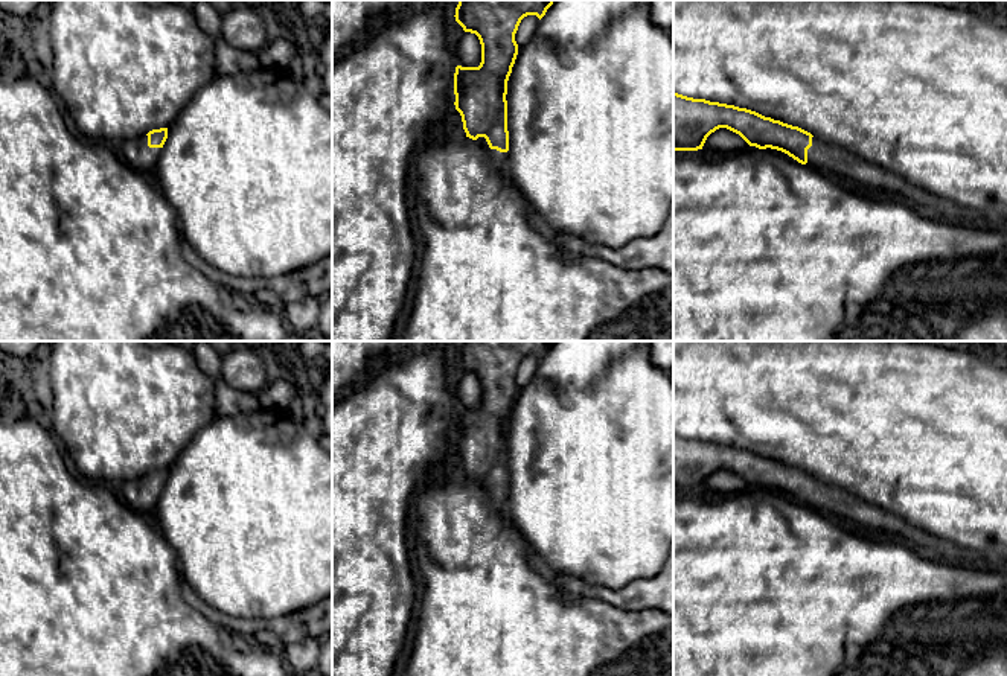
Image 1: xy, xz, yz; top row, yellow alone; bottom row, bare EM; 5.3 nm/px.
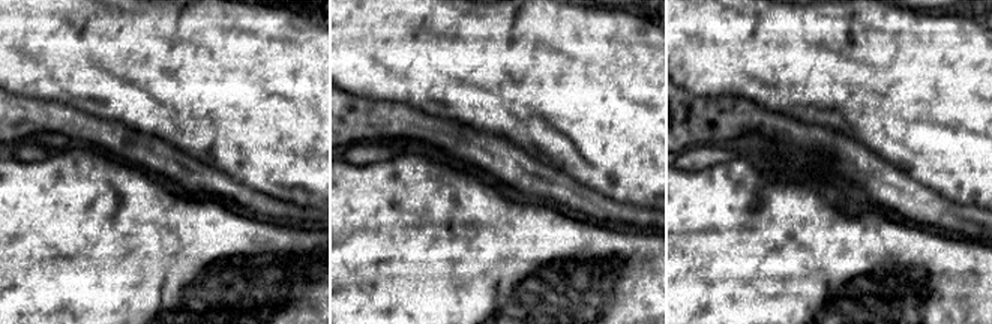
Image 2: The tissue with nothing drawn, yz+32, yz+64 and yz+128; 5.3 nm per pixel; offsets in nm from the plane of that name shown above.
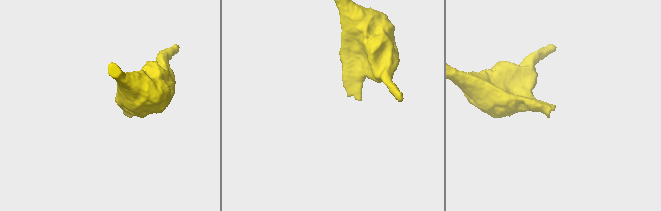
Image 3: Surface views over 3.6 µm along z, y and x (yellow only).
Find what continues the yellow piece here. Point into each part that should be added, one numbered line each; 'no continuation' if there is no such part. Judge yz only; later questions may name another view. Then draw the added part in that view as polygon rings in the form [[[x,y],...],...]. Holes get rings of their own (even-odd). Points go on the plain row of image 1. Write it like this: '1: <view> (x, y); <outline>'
1: yz (832, 500); [[[815,477],[812,478],[812,487],[807,490],[806,505],[867,534],[900,539],[922,553],[954,566],[986,566],[992,563],[975,551],[938,539],[900,516]]]

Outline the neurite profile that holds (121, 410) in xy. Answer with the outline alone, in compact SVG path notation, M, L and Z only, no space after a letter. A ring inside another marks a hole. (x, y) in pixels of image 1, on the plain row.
M49 341L44 365L50 382L52 434L75 463L81 478L117 483L169 469L193 435L218 417L216 382L181 344L152 347L146 341Z

